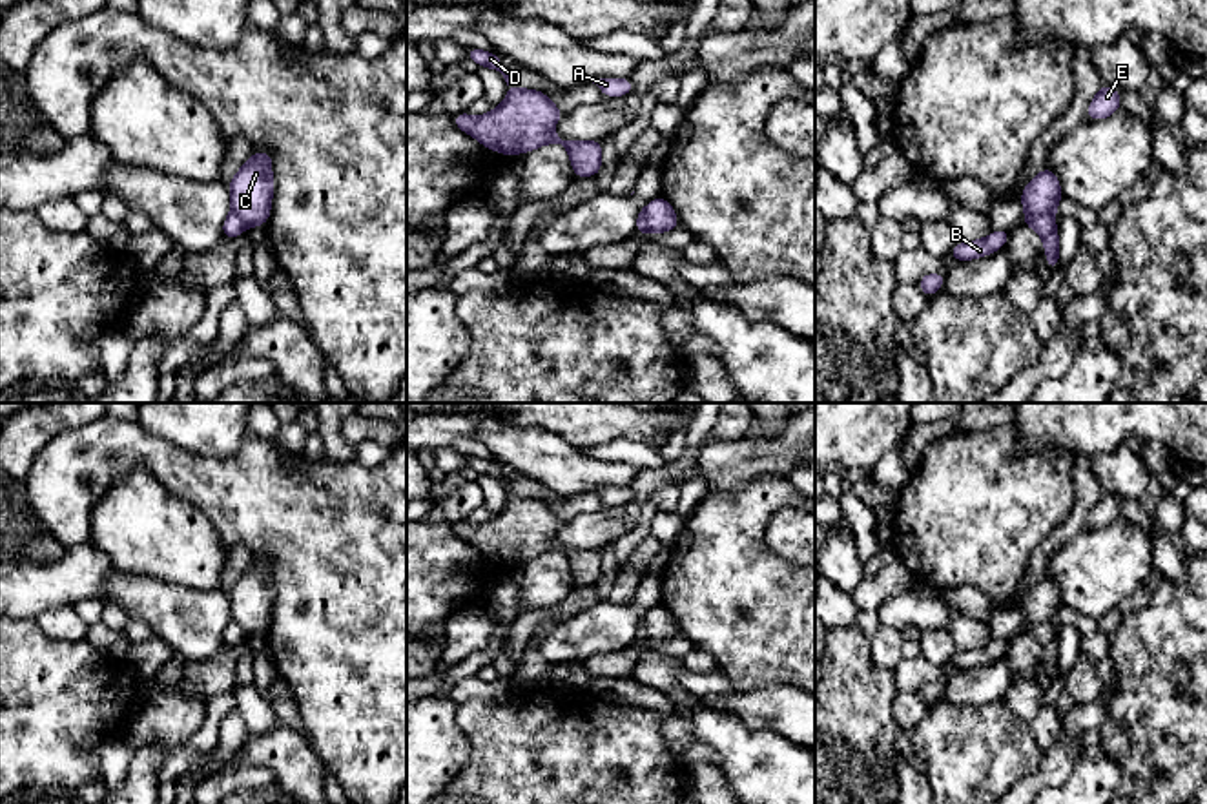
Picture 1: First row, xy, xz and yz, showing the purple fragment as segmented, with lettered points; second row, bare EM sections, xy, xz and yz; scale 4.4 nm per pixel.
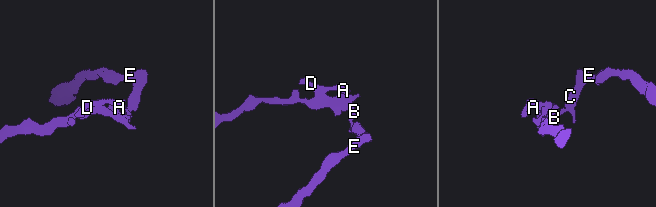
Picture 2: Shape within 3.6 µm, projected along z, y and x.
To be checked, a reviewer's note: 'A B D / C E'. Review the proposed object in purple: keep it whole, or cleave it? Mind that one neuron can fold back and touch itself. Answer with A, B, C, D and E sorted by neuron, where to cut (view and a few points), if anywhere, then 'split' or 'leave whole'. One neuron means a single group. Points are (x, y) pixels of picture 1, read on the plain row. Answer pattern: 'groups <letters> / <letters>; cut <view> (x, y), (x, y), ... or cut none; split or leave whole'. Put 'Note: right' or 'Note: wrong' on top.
Note: right
groups A B D / C E; cut xz (642, 617), (646, 642); split

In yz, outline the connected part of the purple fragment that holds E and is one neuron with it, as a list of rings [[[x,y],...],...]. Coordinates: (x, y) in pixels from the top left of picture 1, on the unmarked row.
[[[1103,492],[1087,518],[1087,527],[1101,529],[1116,521],[1119,516],[1121,509],[1118,498]]]

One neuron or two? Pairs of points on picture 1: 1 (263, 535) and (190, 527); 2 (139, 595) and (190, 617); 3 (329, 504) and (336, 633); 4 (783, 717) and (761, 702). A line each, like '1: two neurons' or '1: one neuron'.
1: two neurons
2: one neuron
3: one neuron
4: one neuron

